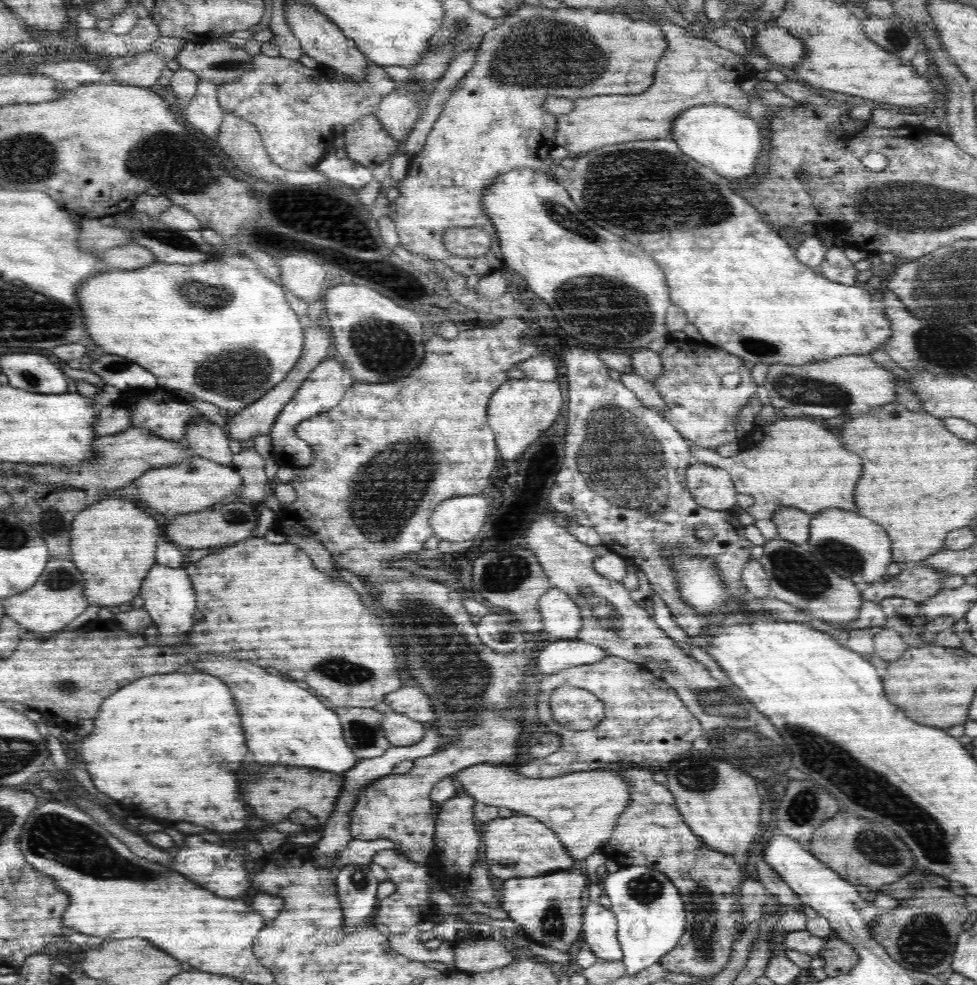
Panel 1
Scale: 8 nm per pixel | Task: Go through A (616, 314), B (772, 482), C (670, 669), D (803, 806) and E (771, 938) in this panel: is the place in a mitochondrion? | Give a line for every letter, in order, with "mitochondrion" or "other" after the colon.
A: mitochondrion
B: other
C: mitochondrion
D: mitochondrion
E: other

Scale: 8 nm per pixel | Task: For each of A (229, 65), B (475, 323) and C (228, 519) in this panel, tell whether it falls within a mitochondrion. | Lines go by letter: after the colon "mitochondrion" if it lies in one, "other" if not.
A: mitochondrion
B: other
C: mitochondrion

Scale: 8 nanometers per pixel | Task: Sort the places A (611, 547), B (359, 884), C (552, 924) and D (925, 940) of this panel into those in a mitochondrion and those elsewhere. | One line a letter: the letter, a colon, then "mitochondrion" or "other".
A: other
B: mitochondrion
C: mitochondrion
D: mitochondrion

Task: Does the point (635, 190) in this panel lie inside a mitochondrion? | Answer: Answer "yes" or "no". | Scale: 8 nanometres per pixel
yes

